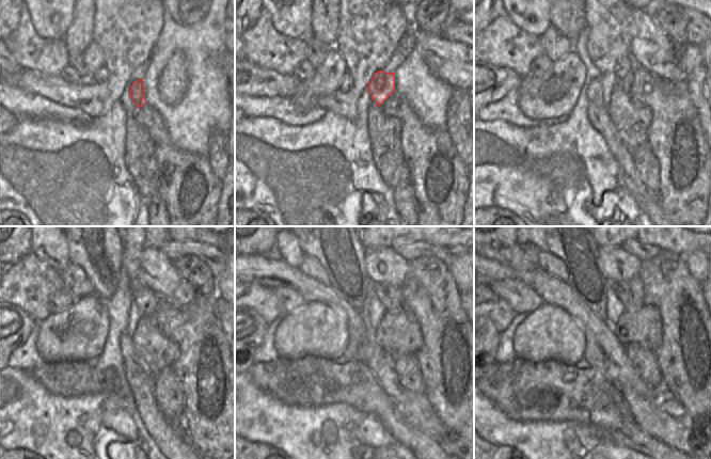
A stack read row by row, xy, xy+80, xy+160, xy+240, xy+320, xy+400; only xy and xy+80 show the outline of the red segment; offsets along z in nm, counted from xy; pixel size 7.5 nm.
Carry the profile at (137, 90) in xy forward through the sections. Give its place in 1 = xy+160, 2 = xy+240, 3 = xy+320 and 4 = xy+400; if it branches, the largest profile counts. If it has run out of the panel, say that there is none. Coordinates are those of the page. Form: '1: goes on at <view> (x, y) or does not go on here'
1: goes on at xy+160 (623, 73)
2: goes on at xy+240 (145, 299)
3: goes on at xy+320 (390, 296)
4: goes on at xy+400 (630, 293)

